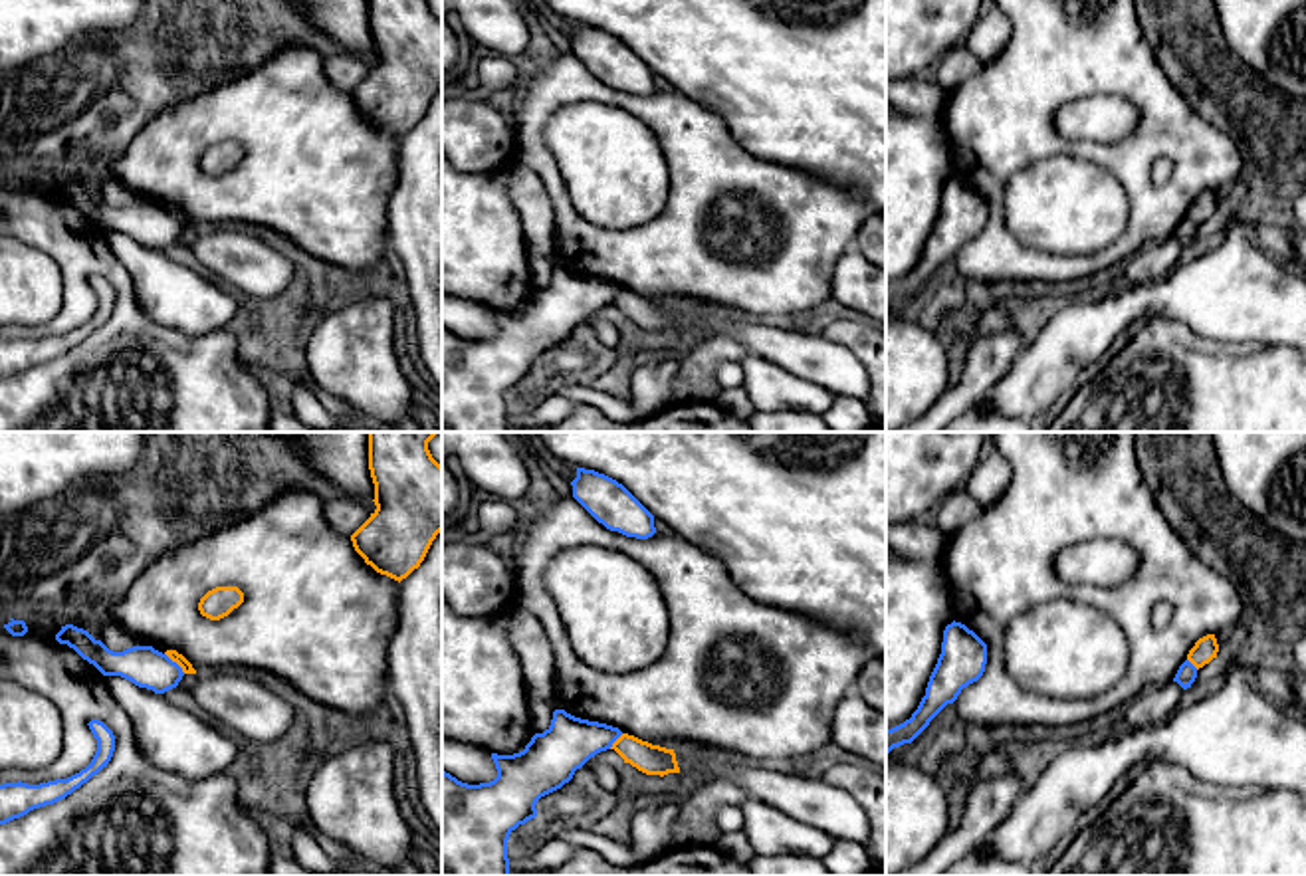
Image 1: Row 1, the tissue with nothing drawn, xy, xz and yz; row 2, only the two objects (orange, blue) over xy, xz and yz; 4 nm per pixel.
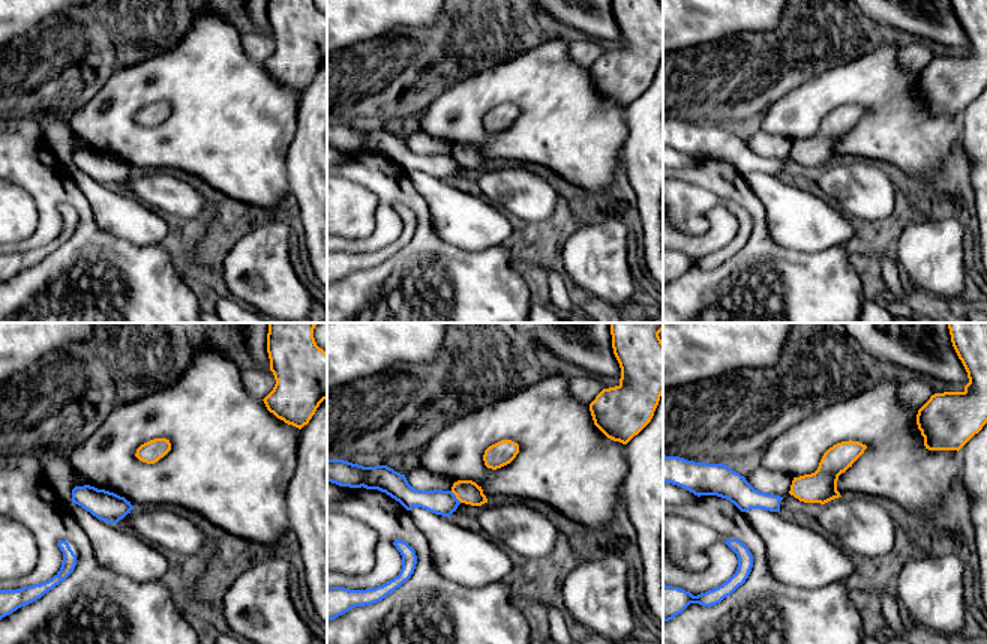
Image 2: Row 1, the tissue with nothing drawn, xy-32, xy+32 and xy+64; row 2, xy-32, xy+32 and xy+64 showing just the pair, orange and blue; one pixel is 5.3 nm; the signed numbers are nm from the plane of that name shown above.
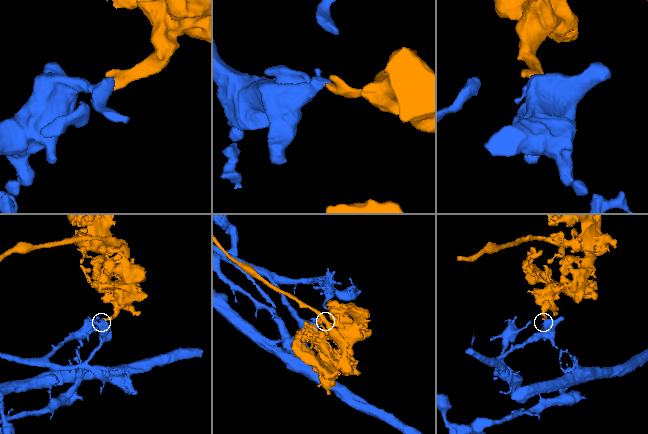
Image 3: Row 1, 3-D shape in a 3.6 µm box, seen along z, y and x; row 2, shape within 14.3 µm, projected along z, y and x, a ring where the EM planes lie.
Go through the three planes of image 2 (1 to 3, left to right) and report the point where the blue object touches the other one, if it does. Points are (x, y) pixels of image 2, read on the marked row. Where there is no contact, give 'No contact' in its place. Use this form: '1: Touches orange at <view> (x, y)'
1: No contact
2: Touches orange at xy+32 (456, 497)
3: No contact

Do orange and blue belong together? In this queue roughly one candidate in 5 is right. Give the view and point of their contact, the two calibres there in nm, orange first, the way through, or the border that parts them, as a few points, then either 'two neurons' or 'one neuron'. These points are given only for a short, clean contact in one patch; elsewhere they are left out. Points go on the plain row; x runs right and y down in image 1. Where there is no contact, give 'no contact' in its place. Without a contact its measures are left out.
contact xy (175, 217); calibres 50 and 160 nm; border xy (165, 209), (185, 228); two neurons

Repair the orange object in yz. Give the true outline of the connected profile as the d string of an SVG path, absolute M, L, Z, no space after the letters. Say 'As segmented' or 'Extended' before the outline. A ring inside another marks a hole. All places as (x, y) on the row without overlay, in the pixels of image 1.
As segmented. M1207 190L1195 198L1195 202L1189 206L1187 216L1199 226L1205 220L1209 220L1213 214L1217 214L1219 200L1215 190Z

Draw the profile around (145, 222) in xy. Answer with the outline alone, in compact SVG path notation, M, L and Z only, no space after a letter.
M73 180L61 182L55 196L73 204L103 232L121 232L139 244L153 246L155 250L164 250L176 244L184 232L176 218L153 202L133 202L123 208L113 208L87 186Z

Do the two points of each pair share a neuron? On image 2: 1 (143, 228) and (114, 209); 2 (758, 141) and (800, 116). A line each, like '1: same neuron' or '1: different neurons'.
1: same neuron
2: different neurons

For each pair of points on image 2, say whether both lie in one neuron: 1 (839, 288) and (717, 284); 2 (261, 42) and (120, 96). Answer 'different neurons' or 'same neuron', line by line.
1: same neuron
2: different neurons

